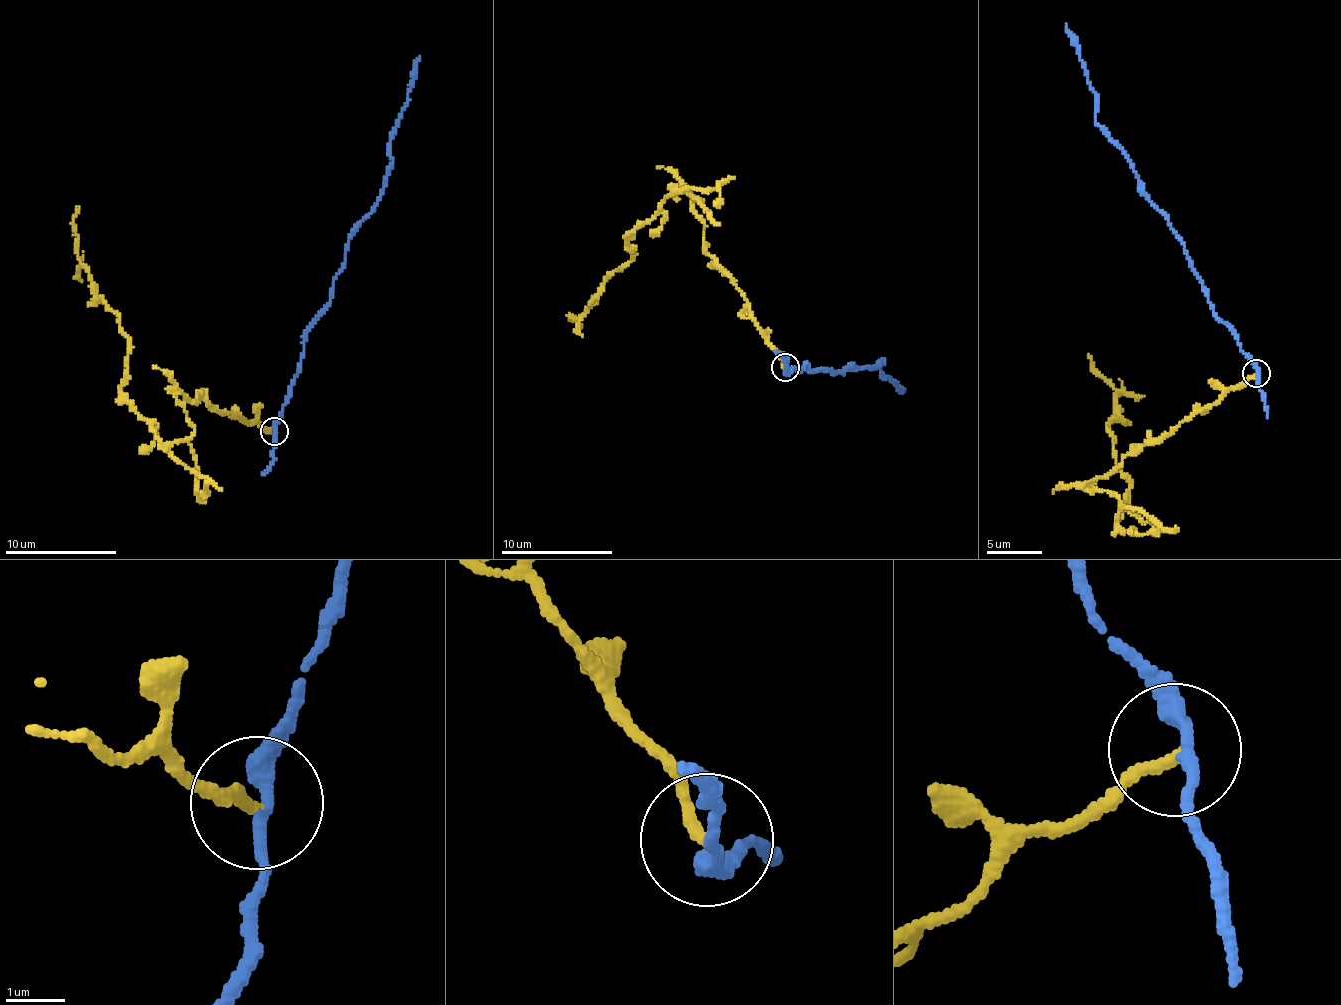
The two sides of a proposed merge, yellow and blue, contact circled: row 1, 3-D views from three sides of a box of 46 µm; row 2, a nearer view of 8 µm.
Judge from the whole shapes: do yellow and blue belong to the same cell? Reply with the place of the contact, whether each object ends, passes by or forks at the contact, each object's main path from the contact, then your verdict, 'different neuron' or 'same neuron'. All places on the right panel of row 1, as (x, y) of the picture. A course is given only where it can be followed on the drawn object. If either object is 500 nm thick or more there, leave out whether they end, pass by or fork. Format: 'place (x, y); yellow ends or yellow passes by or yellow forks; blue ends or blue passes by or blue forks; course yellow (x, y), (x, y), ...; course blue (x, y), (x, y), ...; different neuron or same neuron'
place (1256, 373); yellow ends; blue passes by; course yellow (1257, 374), (1088, 481), (1116, 497), (1117, 526), (1129, 481), (1106, 427), (1120, 419), (1120, 405), (1088, 354); course blue (1257, 374), (1216, 317), (1182, 237), (1095, 123), (1095, 93), (1066, 23); different neuron

